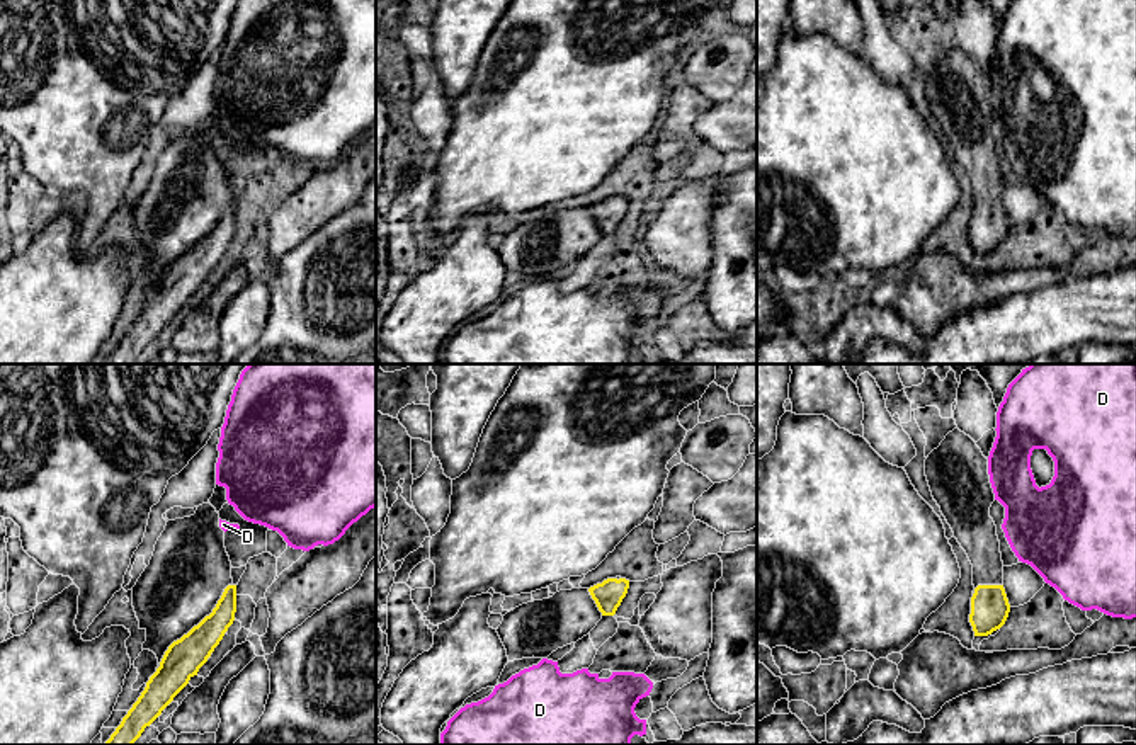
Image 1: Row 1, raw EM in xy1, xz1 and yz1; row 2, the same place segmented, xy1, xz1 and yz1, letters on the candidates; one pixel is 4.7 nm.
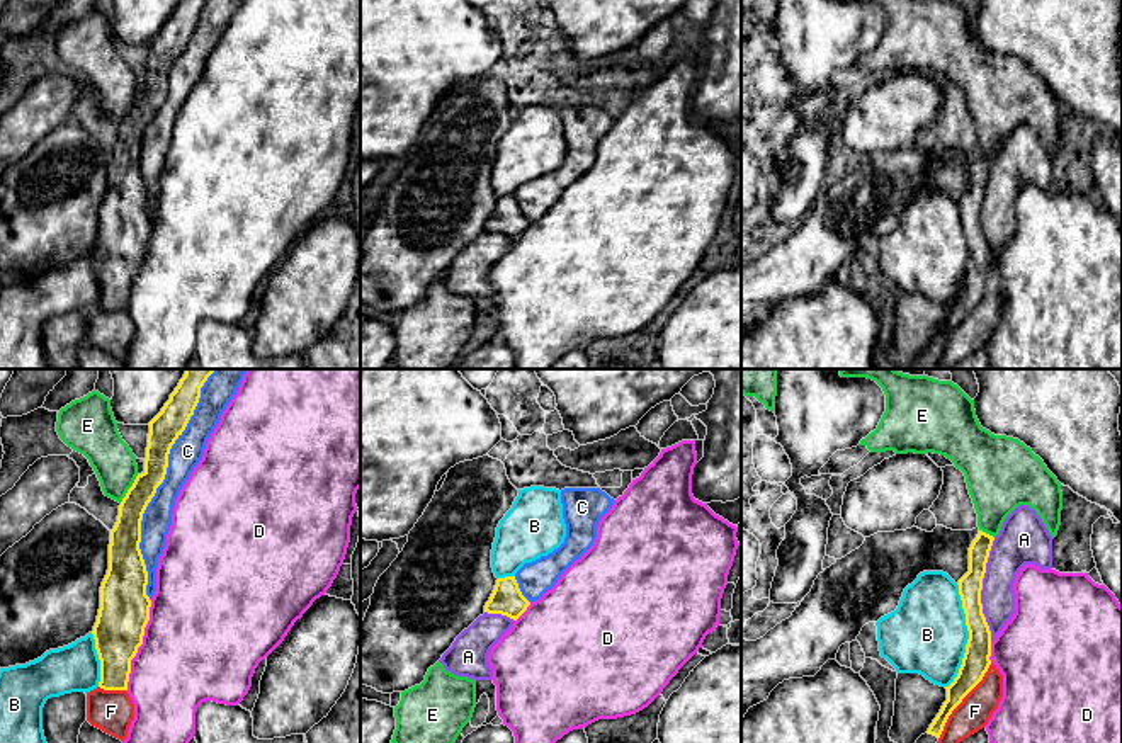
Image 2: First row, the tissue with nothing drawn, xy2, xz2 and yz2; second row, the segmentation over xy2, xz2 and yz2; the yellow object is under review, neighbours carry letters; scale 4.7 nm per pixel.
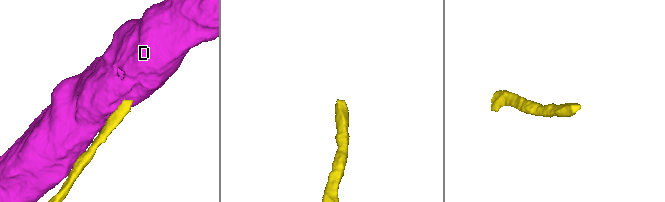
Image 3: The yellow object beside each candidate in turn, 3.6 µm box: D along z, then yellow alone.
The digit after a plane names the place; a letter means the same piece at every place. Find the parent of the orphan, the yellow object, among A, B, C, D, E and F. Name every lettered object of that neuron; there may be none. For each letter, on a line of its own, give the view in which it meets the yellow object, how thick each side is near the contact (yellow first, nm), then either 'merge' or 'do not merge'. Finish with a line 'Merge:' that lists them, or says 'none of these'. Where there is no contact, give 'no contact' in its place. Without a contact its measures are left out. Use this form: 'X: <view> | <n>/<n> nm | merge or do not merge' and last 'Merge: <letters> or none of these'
A: yz2 | 110/200 nm | do not merge
B: yz2 | 130/380 nm | do not merge
C: xy2 | 140/150 nm | do not merge
D: xy2 | 240/500 nm | do not merge
E: xy2 | 140/200 nm | do not merge
F: yz2 | 130/160 nm | do not merge
Merge: none of these

